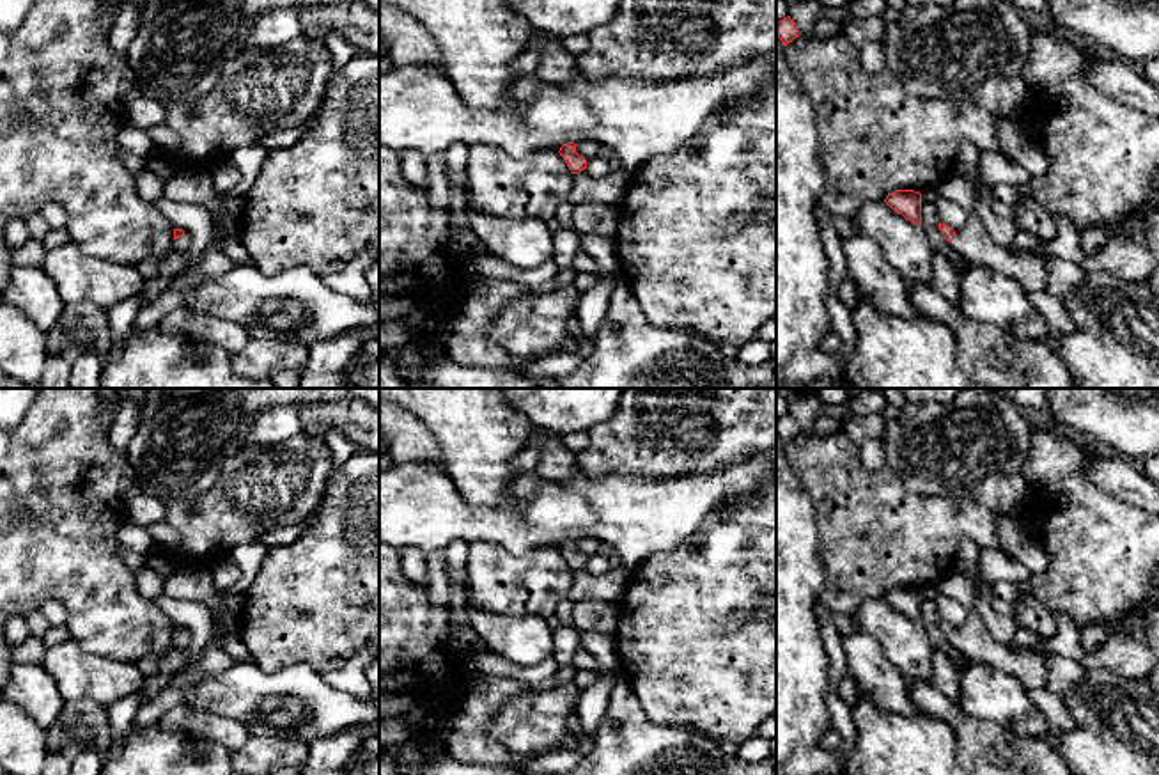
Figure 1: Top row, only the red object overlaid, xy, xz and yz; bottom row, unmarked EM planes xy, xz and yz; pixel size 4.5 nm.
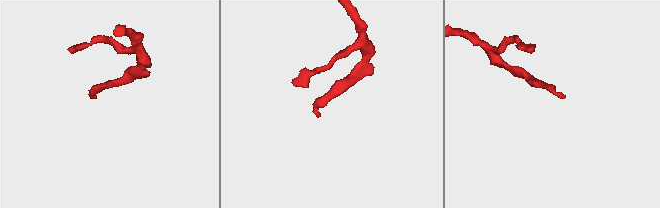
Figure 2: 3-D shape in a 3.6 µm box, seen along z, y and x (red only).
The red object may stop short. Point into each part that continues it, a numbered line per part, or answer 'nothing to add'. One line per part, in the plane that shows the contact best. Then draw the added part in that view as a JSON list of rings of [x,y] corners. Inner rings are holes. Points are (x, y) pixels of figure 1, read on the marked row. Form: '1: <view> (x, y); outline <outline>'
1: xz (610, 188); outline [[[626,168],[610,172],[604,177],[592,177],[585,170],[581,170],[578,174],[572,174],[572,188],[567,200],[571,200],[572,204],[615,204],[626,195],[631,179],[633,172]]]

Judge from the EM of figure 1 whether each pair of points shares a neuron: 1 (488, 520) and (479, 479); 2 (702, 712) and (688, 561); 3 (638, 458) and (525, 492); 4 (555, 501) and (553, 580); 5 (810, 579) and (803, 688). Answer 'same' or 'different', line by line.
1: different
2: same
3: different
4: different
5: same

